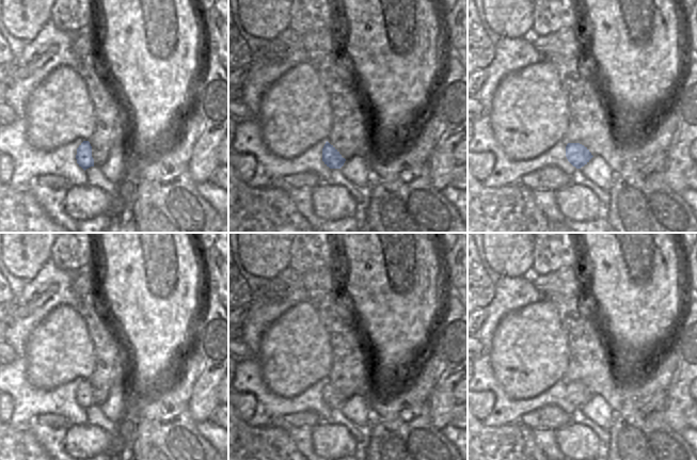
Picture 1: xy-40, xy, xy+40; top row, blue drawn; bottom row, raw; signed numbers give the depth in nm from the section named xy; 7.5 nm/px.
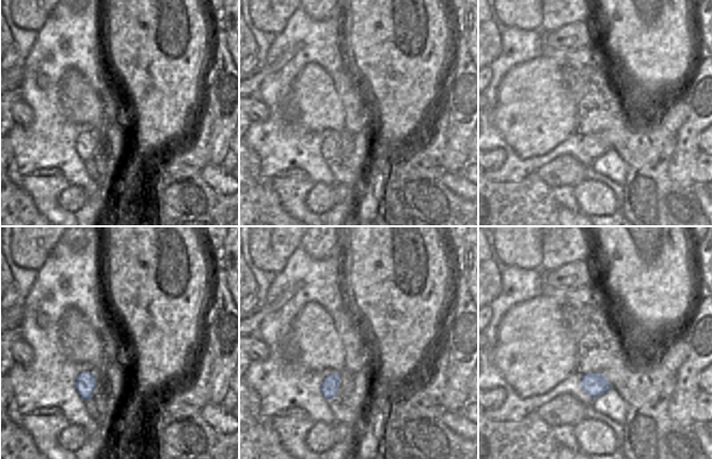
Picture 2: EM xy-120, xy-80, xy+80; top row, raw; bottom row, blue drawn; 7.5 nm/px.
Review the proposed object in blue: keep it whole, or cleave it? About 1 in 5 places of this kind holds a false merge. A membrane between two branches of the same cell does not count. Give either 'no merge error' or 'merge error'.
no merge error

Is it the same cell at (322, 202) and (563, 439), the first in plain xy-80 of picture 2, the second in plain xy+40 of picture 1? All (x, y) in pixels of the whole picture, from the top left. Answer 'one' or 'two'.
one

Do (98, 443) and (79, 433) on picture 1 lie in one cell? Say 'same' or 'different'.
same

